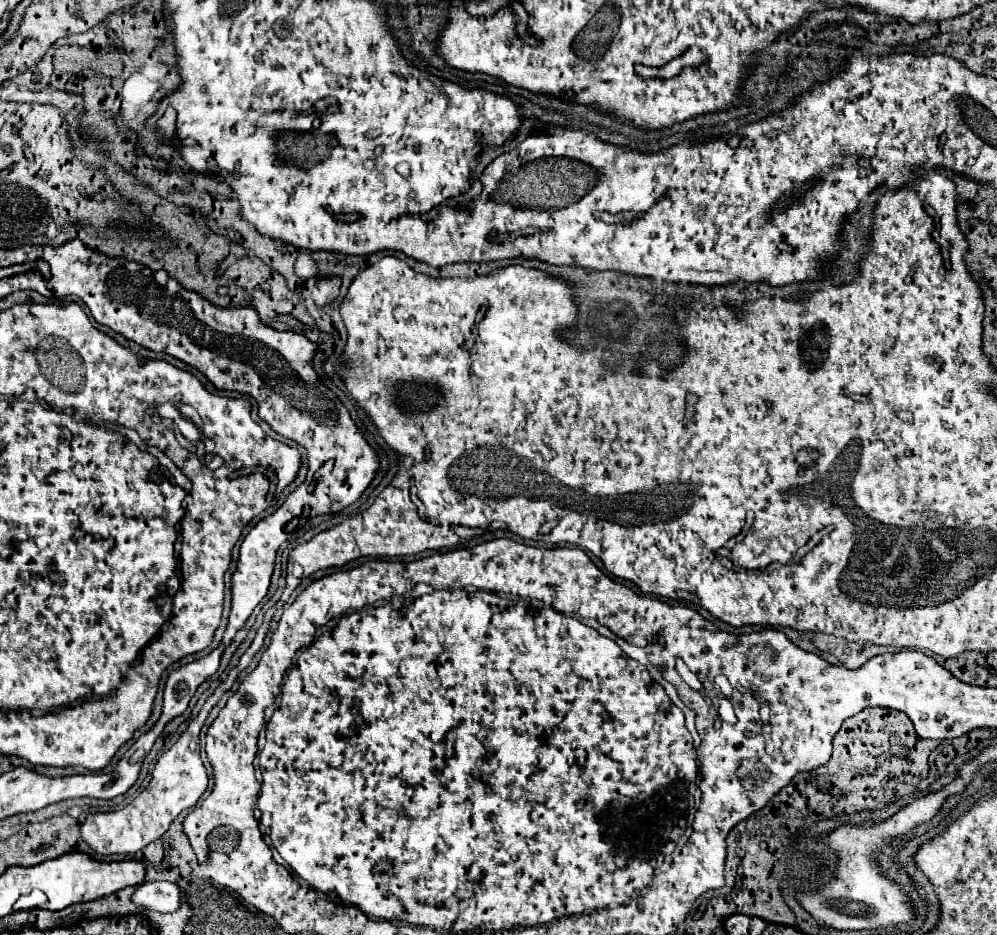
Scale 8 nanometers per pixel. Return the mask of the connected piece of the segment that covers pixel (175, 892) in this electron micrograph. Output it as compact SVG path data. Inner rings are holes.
M169 881L143 883L131 895L131 901L139 909L151 909L159 913L173 913L179 909L179 887Z

